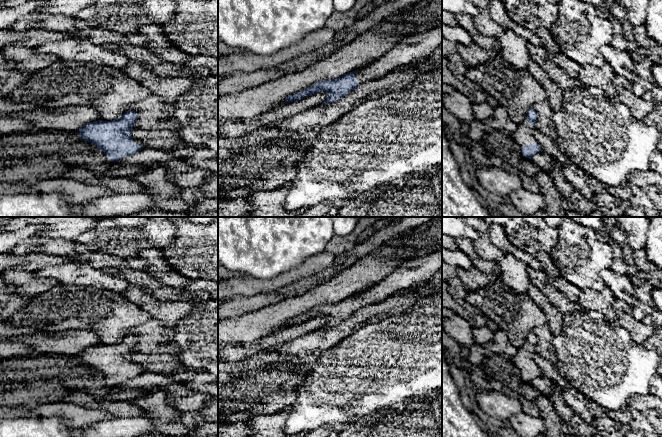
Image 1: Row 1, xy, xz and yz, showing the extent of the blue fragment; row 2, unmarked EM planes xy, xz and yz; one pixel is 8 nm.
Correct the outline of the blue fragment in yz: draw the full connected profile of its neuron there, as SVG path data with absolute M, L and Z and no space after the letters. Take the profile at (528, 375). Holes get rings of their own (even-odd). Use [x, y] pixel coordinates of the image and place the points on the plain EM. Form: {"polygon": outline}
{"polygon": "M531 332L526 343L518 348L517 353L512 357L512 362L521 371L523 381L528 383L541 376L541 371L534 360L536 345L537 336Z"}

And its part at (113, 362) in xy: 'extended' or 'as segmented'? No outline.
extended

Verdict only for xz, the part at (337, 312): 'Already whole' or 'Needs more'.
Needs more

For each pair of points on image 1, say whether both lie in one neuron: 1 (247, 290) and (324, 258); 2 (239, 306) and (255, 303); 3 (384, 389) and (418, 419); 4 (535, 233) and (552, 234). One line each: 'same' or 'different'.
1: same
2: same
3: different
4: same

